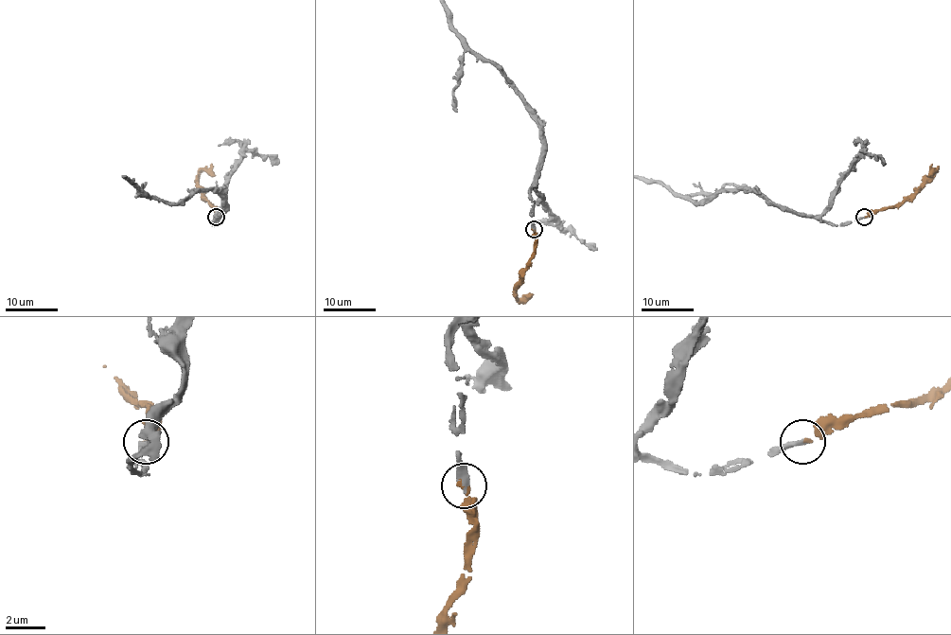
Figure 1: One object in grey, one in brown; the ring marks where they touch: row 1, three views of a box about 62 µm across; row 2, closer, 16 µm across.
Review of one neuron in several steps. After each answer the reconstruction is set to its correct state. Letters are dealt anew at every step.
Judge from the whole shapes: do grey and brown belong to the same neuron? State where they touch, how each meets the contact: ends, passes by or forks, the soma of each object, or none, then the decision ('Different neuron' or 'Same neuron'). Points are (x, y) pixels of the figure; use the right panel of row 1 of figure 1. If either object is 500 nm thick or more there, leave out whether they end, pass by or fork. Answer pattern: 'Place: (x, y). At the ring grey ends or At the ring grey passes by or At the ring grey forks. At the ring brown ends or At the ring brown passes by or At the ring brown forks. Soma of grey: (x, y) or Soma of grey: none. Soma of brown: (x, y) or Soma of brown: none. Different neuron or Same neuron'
Place: (864, 217). At the ring grey ends. At the ring brown ends. Soma of grey: none. Soma of brown: none. Same neuron

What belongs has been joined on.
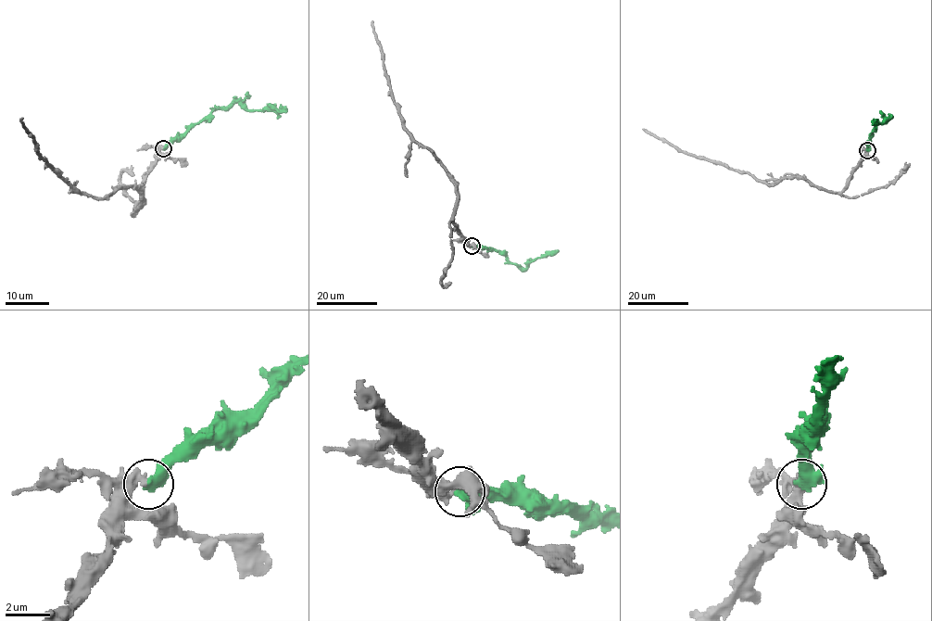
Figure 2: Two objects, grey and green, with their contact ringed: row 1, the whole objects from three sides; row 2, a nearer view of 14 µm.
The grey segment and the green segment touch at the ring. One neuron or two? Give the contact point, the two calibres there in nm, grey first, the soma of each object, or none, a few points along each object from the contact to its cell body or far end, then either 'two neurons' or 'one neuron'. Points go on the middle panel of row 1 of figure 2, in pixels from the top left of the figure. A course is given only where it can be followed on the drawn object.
(472, 246) | 480/360 nm | grey none | green none | grey via (471, 246), (459, 234), (453, 221), (457, 188), (451, 177), (440, 161), (422, 147), (404, 125), (371, 20) | green via (472, 246), (500, 251), (510, 263), (522, 269), (538, 258), (554, 255), (559, 250) | two neurons

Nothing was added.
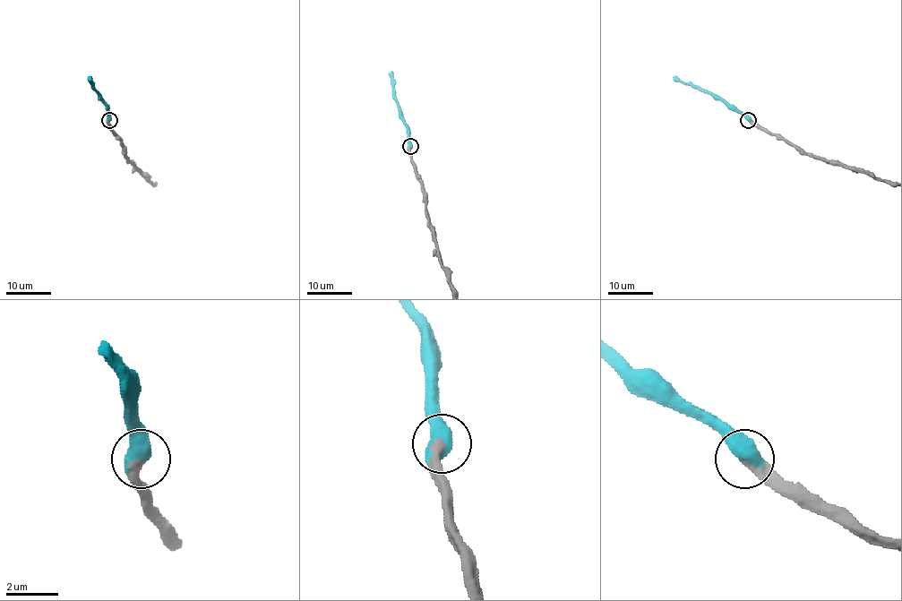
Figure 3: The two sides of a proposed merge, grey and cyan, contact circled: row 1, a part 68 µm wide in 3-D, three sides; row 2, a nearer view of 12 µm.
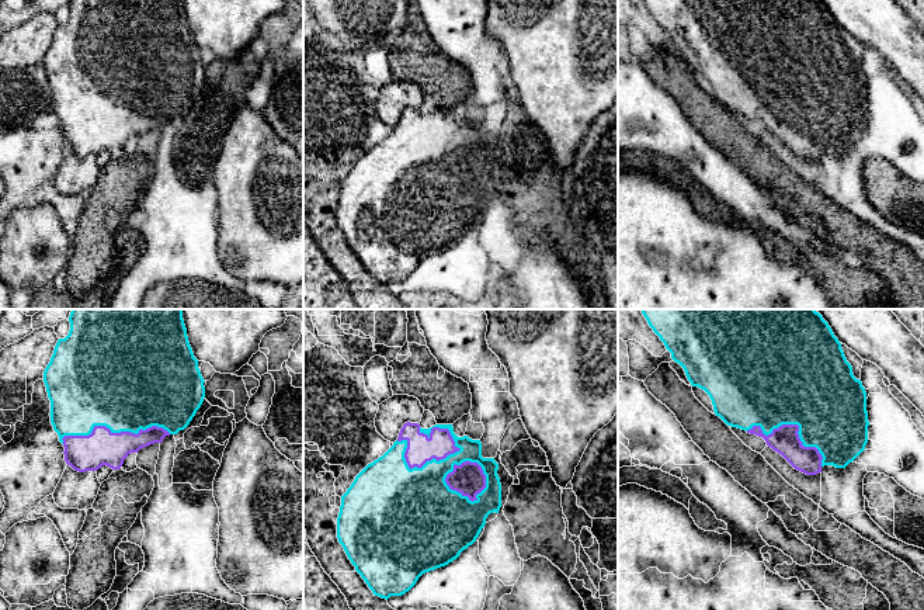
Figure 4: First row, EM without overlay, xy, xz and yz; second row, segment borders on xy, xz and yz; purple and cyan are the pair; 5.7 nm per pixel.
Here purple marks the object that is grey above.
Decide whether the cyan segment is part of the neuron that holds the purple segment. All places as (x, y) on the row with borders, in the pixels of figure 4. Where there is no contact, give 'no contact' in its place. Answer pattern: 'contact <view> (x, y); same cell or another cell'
contact xz (417, 467); same cell

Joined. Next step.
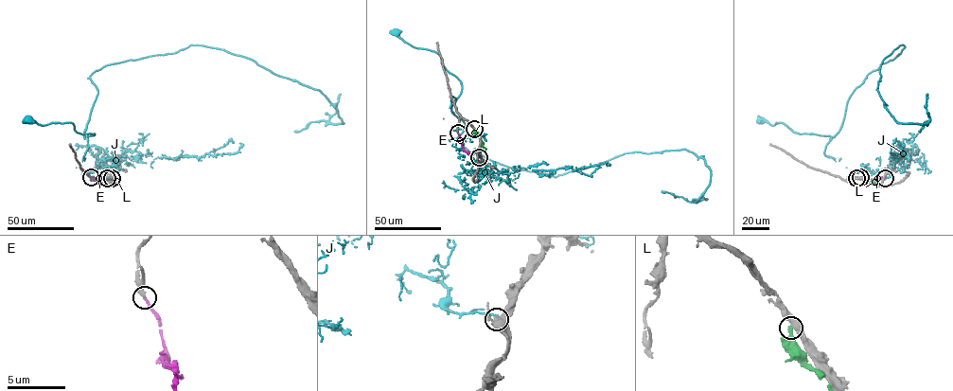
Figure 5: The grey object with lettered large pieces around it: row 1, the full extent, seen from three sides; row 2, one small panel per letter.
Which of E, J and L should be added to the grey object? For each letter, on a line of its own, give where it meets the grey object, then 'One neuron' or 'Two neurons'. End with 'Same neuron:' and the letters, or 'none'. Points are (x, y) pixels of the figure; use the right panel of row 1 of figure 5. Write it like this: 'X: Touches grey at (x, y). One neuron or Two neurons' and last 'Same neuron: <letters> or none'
E: Touches grey at (860, 177). One neuron
J: Touches grey at (885, 178). Two neurons
L: Touches grey at (856, 178). Two neurons
Same neuron: E

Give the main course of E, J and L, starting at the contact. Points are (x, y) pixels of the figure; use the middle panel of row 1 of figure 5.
E: (458, 133), (463, 149), (469, 153)
J: (479, 157), (455, 147), (452, 97), (457, 139), (517, 169), (685, 149), (710, 169), (696, 201), (661, 191)
L: (474, 130), (485, 150)

